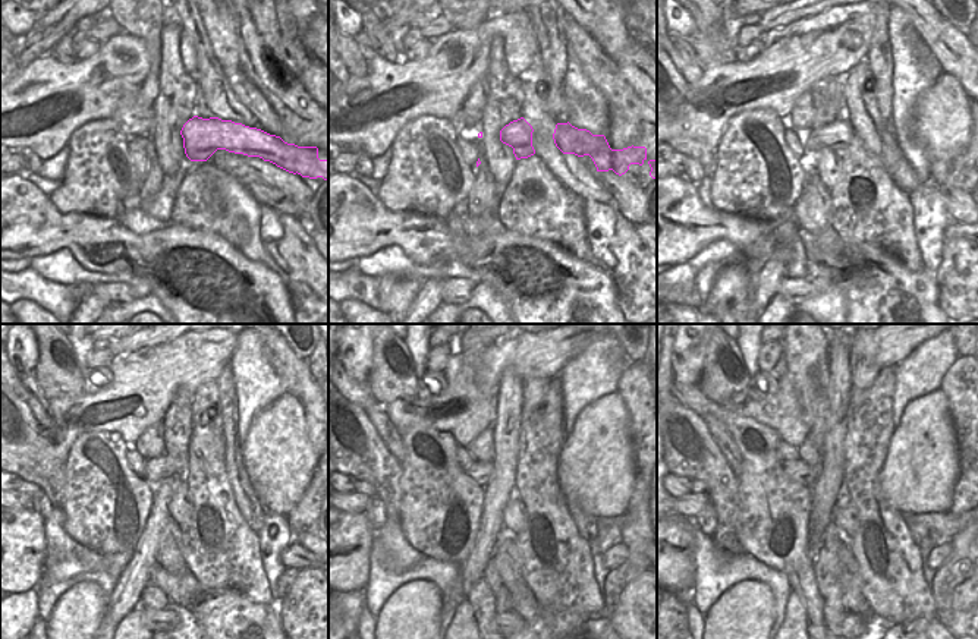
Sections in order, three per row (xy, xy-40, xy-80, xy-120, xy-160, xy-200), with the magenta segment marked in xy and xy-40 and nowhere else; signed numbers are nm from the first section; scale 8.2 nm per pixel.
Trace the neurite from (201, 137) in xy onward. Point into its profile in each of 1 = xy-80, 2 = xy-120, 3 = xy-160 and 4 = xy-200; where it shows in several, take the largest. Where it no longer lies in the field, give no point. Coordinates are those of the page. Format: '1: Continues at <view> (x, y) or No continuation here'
1: Continues at xy-80 (839, 134)
2: Continues at xy-120 (164, 466)
3: Continues at xy-160 (481, 474)
4: Continues at xy-200 (799, 472).

